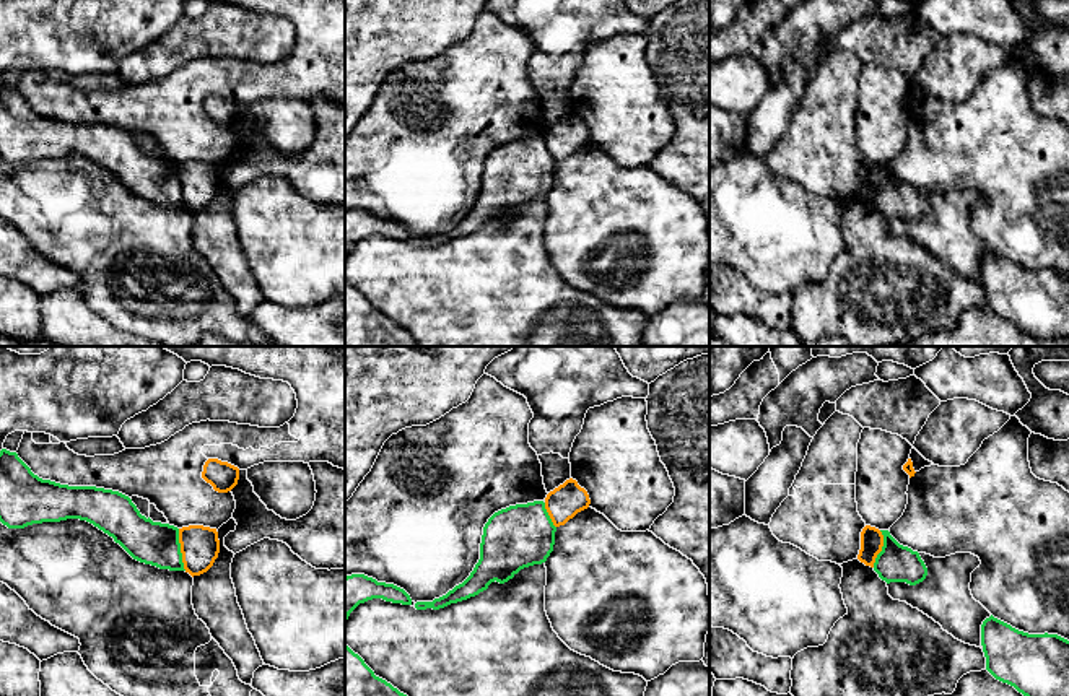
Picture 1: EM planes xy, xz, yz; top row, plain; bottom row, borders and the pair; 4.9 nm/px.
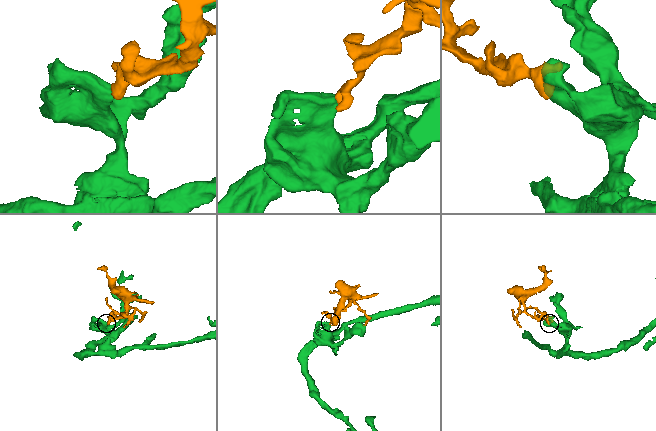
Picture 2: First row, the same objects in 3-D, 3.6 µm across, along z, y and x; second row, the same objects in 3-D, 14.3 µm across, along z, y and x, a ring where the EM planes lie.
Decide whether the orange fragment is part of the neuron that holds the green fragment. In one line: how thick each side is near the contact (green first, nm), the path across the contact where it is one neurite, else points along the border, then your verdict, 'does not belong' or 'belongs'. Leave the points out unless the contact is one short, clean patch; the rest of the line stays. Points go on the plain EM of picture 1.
220 nm thick on the green side, 190 nm on the other; border along xy (178, 165), (181, 197), (186, 205); does not belong

